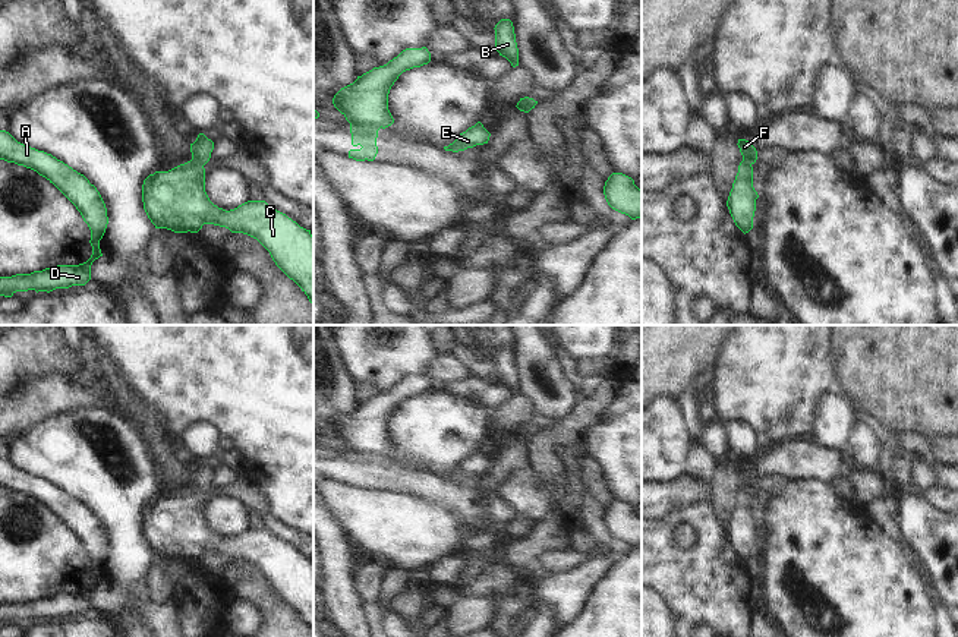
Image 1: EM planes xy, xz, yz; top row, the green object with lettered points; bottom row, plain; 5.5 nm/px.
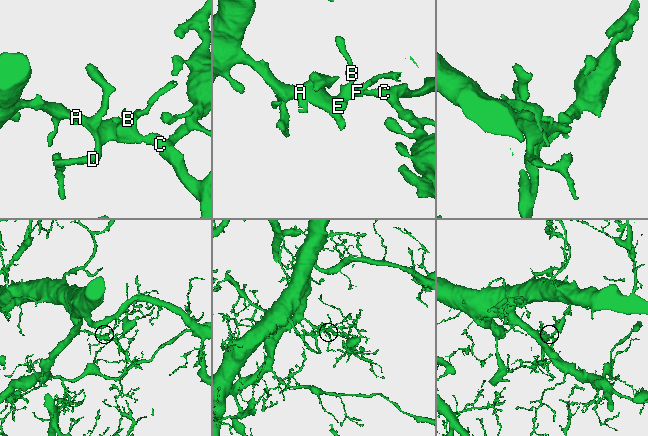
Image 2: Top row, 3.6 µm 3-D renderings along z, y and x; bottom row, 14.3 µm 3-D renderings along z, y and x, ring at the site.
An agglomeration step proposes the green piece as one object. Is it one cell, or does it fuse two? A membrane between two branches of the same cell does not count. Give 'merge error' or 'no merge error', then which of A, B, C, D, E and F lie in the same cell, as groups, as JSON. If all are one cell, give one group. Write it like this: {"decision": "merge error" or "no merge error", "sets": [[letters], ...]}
{"decision": "merge error", "sets": [["A", "B", "C", "D", "E"], ["F"]]}

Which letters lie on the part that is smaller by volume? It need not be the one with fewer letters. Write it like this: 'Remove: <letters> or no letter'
Remove: F

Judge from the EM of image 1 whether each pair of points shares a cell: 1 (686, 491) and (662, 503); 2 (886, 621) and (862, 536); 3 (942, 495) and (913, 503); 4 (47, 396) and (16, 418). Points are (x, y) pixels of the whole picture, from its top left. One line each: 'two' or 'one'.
1: one
2: one
3: two
4: one

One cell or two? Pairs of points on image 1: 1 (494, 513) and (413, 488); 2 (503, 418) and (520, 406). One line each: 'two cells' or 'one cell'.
1: one cell
2: one cell

